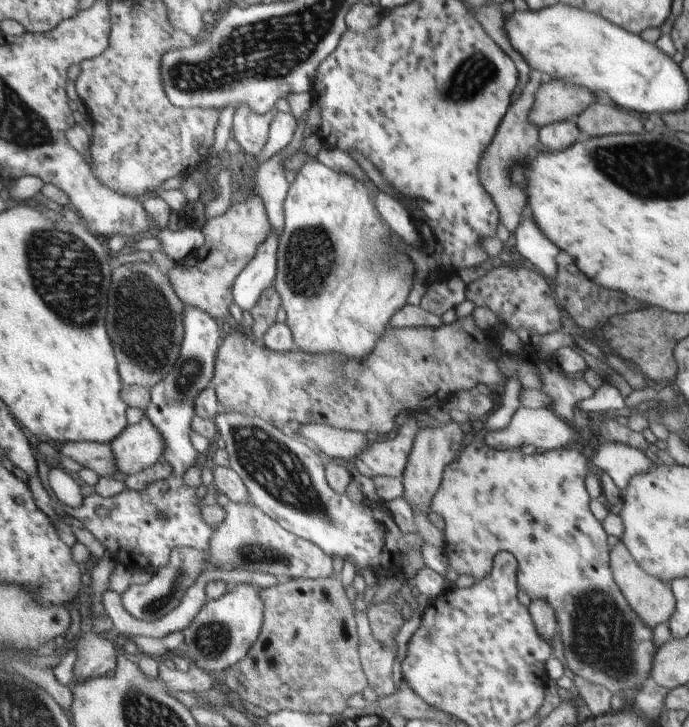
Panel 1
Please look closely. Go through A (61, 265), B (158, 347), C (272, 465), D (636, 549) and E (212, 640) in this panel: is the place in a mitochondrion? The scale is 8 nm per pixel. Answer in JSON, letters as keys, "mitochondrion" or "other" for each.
{"A":"mitochondrion","B":"mitochondrion","C":"mitochondrion","D":"other","E":"mitochondrion"}

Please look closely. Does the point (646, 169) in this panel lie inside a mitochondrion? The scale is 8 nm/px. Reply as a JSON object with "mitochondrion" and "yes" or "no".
{"mitochondrion":"yes"}

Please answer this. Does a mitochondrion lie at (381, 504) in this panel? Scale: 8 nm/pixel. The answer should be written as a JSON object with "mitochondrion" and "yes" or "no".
{"mitochondrion":"no"}

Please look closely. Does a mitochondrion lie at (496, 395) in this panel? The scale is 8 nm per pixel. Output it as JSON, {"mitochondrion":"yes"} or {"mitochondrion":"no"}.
{"mitochondrion":"no"}

